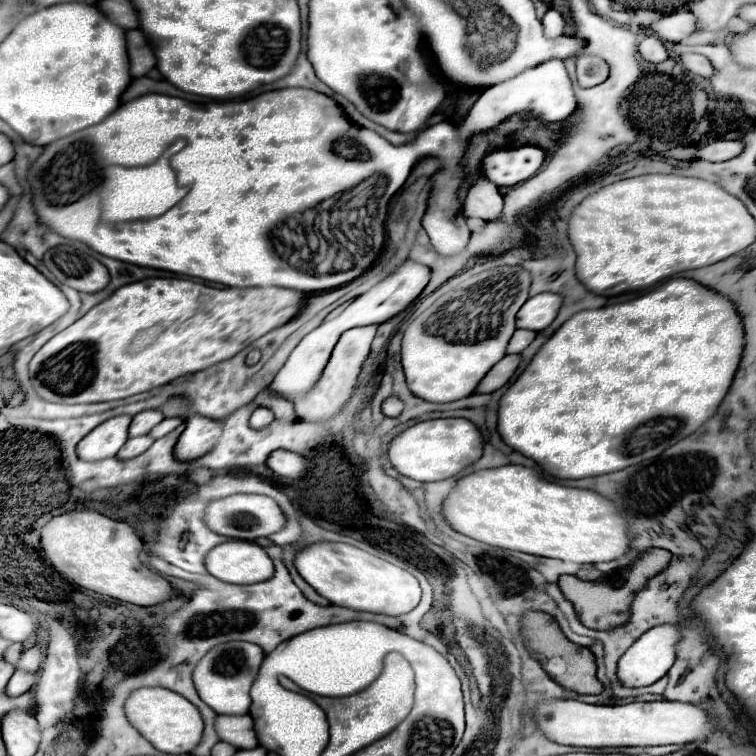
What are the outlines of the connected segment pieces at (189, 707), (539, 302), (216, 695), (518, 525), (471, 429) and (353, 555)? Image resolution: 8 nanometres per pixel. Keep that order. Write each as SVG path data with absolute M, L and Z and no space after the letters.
M138 688L128 696L124 710L128 722L160 752L190 754L200 742L200 730L204 730L200 712L192 702L168 688Z
M540 292L524 302L524 306L516 314L516 326L528 330L544 330L558 314L562 304L562 296L552 292Z
M228 642L214 646L200 658L196 664L192 678L200 698L216 712L216 714L248 714L250 706L250 686L256 678L256 672L264 660L264 652L260 646L250 642Z
M500 466L490 470L478 470L468 476L462 476L454 490L448 494L442 506L444 520L460 534L474 538L478 542L498 546L504 550L518 550L536 556L548 556L578 564L596 564L610 562L626 554L628 550L628 532L624 518L614 510L614 504L602 498L592 490L566 488L554 482L544 480L534 468L526 466Z
M466 418L424 420L392 438L388 446L388 460L402 476L418 482L436 482L452 478L476 462L482 456L482 444L484 440L480 430Z
M342 542L310 544L296 554L294 566L298 574L320 596L328 598L336 606L388 614L388 616L400 616L400 614L414 610L420 602L420 586L418 586L418 580L410 572L362 548L356 548L352 544L342 544Z

